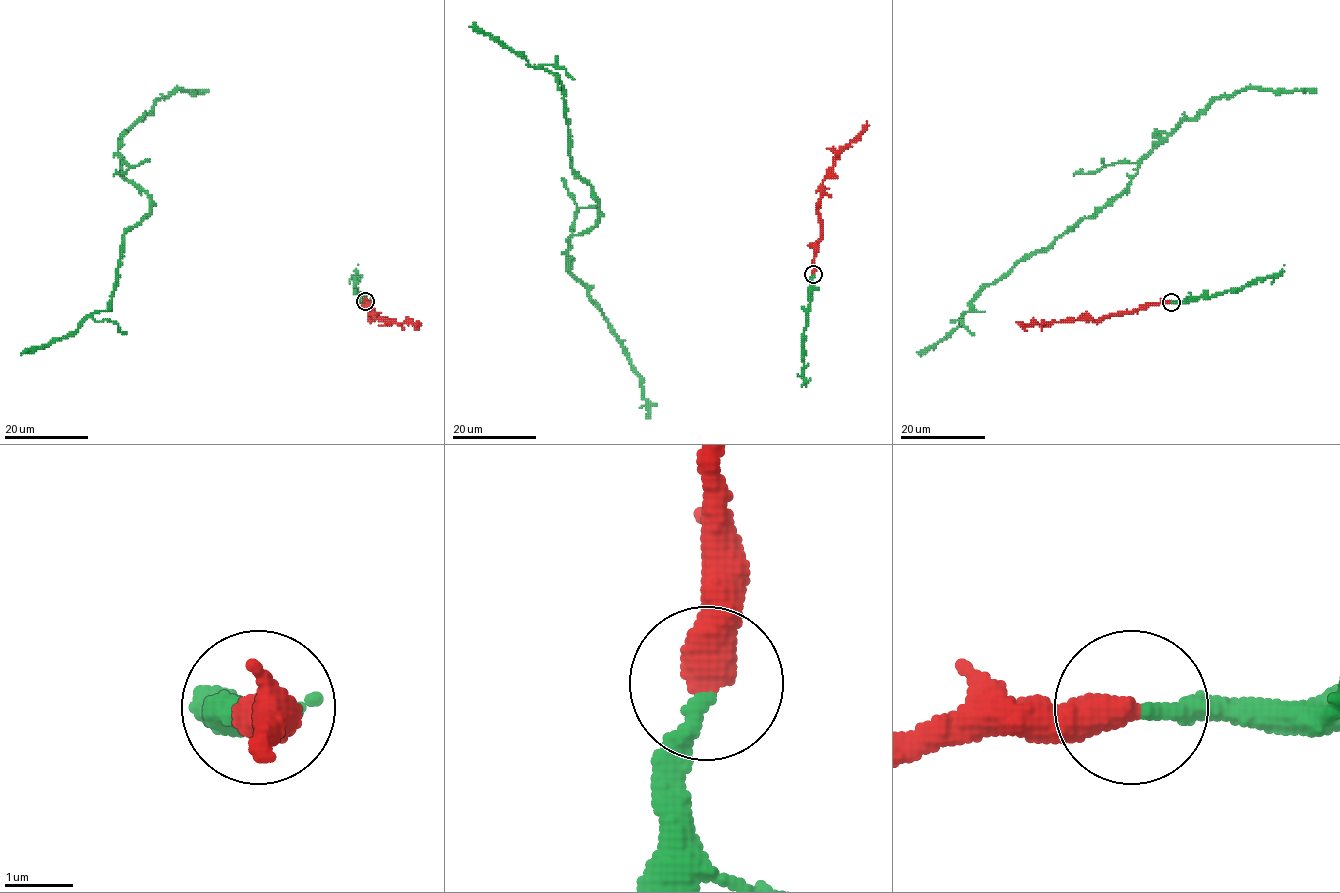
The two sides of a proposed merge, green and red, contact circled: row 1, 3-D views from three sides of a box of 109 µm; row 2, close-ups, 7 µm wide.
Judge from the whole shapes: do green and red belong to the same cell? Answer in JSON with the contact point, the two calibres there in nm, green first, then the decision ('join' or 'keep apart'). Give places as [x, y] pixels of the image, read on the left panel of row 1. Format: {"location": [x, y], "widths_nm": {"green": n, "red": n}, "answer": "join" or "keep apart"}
{"location": [365, 301], "widths_nm": {"green": 280, "red": 550}, "answer": "join"}

